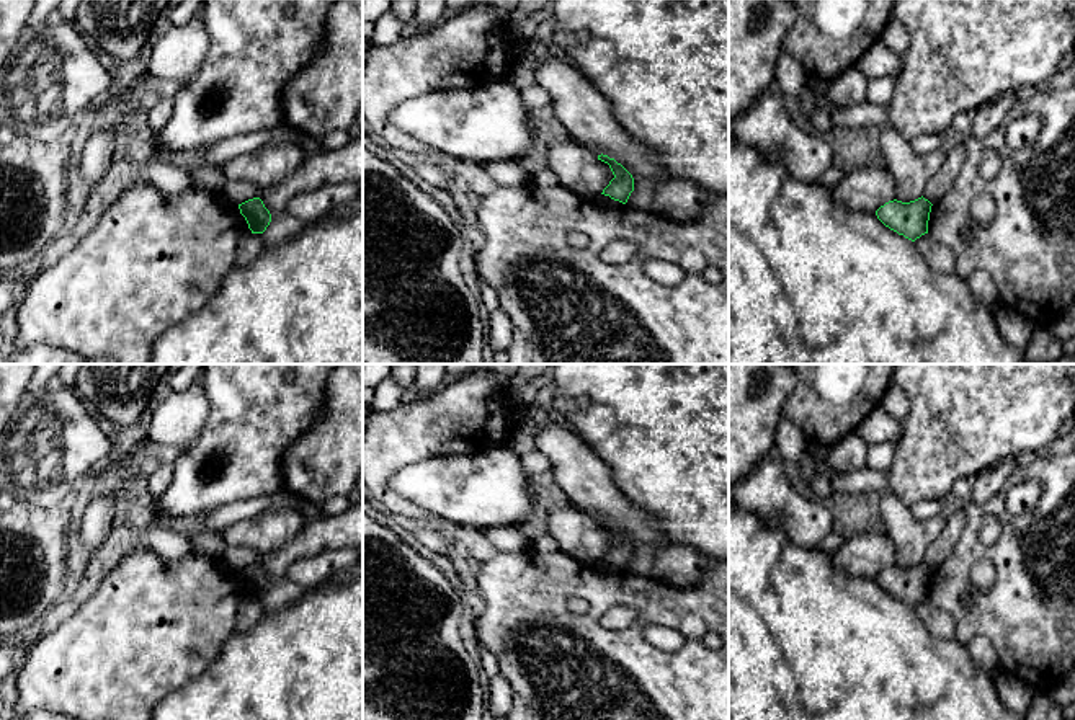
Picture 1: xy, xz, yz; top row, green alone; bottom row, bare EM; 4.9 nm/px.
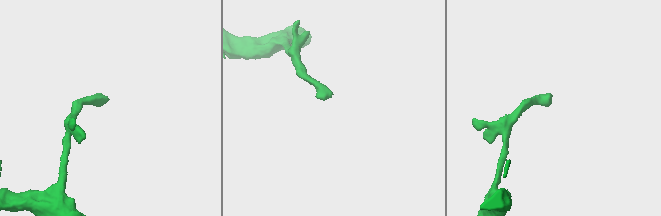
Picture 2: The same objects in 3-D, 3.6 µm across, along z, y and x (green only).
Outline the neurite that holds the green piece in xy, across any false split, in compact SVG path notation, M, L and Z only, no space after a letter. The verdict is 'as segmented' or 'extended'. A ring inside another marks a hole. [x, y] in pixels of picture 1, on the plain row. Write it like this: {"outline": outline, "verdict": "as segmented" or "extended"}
{"outline": "M260 563L239 570L240 580L245 583L252 599L263 599L271 588L271 580Z", "verdict": "as segmented"}

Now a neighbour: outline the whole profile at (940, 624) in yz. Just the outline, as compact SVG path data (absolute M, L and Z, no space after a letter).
M928 599L917 604L913 611L933 637L943 640L952 640L956 637L956 622L952 616L936 609Z

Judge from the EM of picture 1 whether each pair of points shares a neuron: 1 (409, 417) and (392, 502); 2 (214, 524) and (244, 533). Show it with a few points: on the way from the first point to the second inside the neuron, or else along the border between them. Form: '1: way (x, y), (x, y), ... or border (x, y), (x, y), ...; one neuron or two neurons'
1: way (397, 438), (384, 451), (384, 480); one neuron
2: border (260, 513), (234, 521), (221, 533); two neurons

